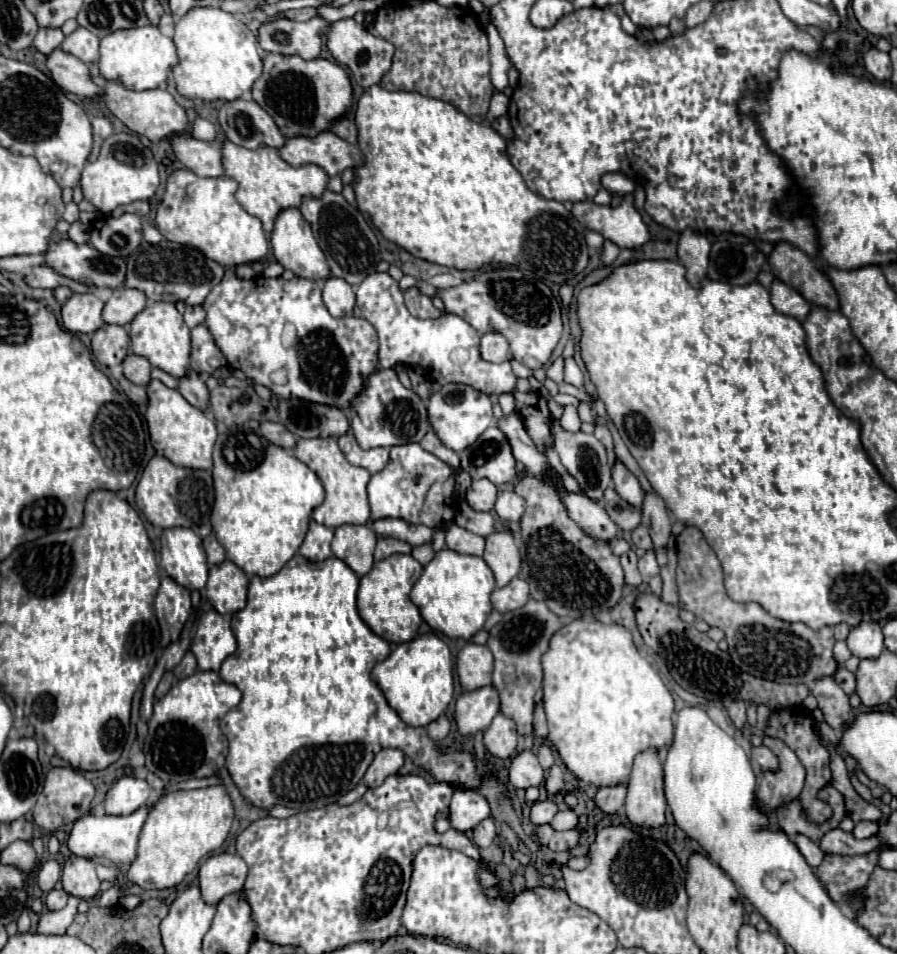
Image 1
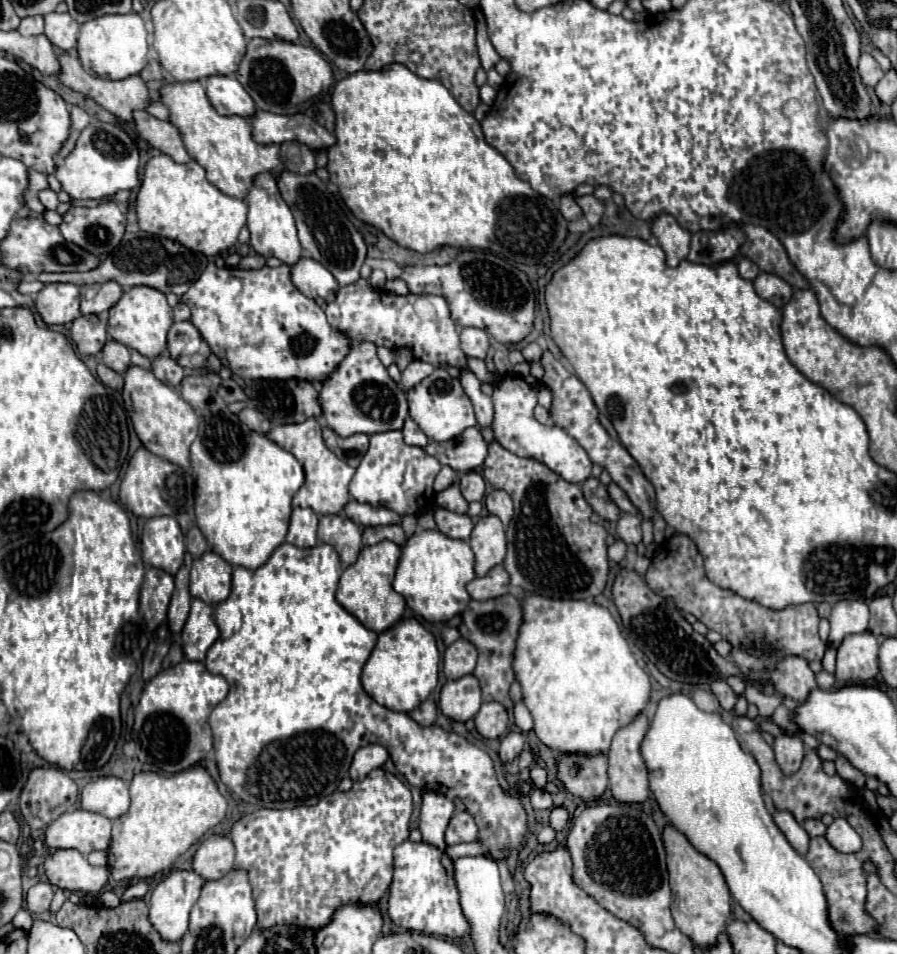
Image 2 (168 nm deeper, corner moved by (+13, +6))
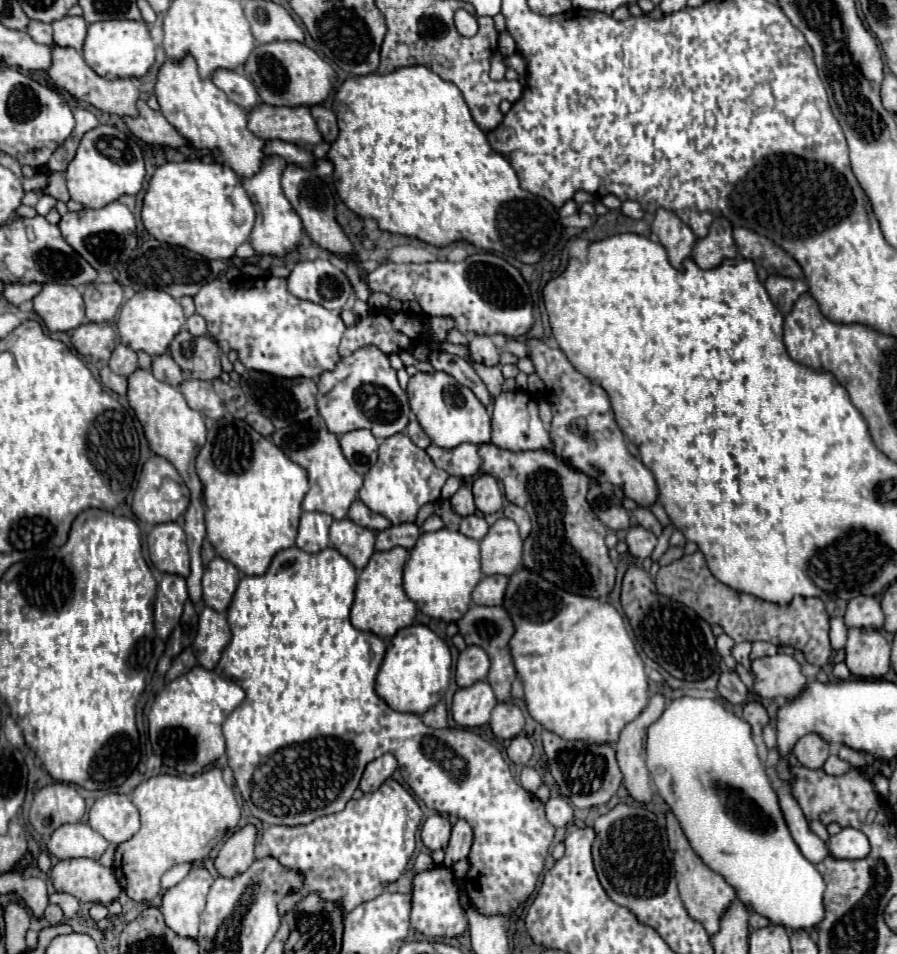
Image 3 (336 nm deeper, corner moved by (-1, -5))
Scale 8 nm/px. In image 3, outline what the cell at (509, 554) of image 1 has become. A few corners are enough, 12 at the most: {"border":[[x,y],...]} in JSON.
{"border":[[512,519],[480,541],[482,573],[510,575],[522,561]]}

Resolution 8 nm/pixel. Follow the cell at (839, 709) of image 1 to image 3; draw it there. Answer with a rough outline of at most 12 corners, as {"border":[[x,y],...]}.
{"border":[[786,653],[754,659],[760,699],[792,699],[808,681]]}

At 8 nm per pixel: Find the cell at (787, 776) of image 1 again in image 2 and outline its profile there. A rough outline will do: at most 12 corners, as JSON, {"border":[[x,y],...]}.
{"border":[[776,736],[774,754],[780,770],[792,776],[804,758],[796,736]]}

